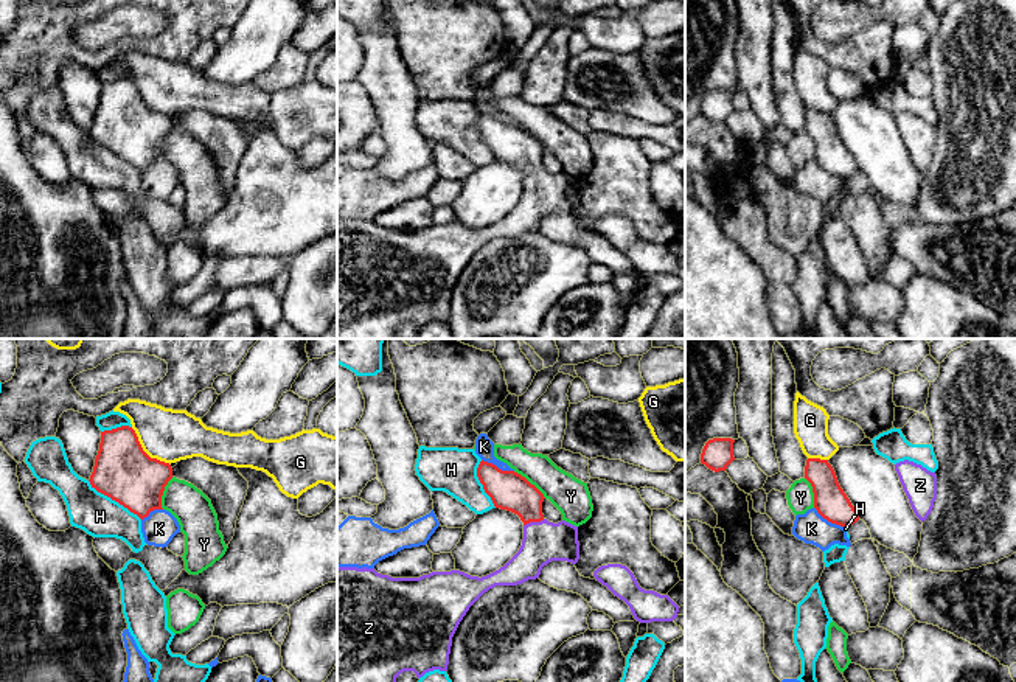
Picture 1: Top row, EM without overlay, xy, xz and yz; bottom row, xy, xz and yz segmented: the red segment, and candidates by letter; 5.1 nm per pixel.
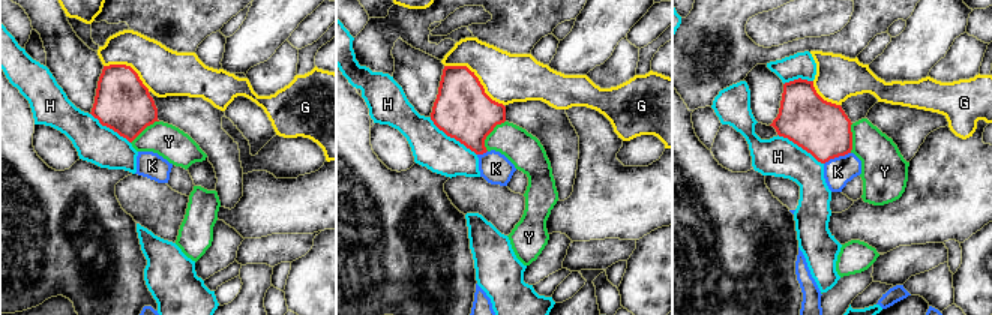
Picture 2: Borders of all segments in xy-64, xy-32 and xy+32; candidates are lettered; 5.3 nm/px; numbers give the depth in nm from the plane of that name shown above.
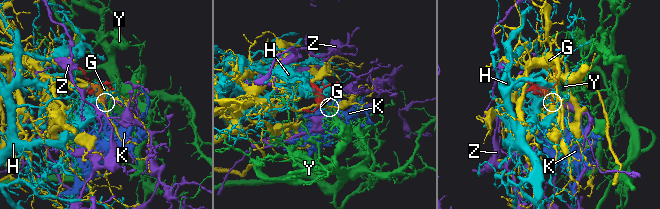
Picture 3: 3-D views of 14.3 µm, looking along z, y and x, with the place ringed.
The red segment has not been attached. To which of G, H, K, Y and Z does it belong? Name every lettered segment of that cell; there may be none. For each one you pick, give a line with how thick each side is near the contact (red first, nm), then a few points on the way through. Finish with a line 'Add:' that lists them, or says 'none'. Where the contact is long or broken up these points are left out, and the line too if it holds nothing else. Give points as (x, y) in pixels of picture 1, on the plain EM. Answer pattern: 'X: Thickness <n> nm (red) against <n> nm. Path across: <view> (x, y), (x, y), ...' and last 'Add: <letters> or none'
Z: Thickness 200 nm (red) against 220 nm. Path across: xz (508, 142), (530, 163), (533, 173), (544, 193)
Add: Z

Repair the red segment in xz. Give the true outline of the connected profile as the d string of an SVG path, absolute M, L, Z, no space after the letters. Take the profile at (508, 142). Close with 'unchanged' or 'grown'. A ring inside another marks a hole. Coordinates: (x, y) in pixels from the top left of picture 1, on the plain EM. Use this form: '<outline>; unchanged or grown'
M480 113L477 129L496 160L511 163L524 174L524 191L519 204L499 222L486 228L471 228L460 222L432 224L419 230L391 230L374 221L337 219L337 339L395 339L396 329L413 323L416 329L440 322L447 323L452 289L469 259L496 238L517 238L536 231L551 213L576 216L579 211L578 179L561 172L548 174L542 166L544 146L514 123Z; grown

